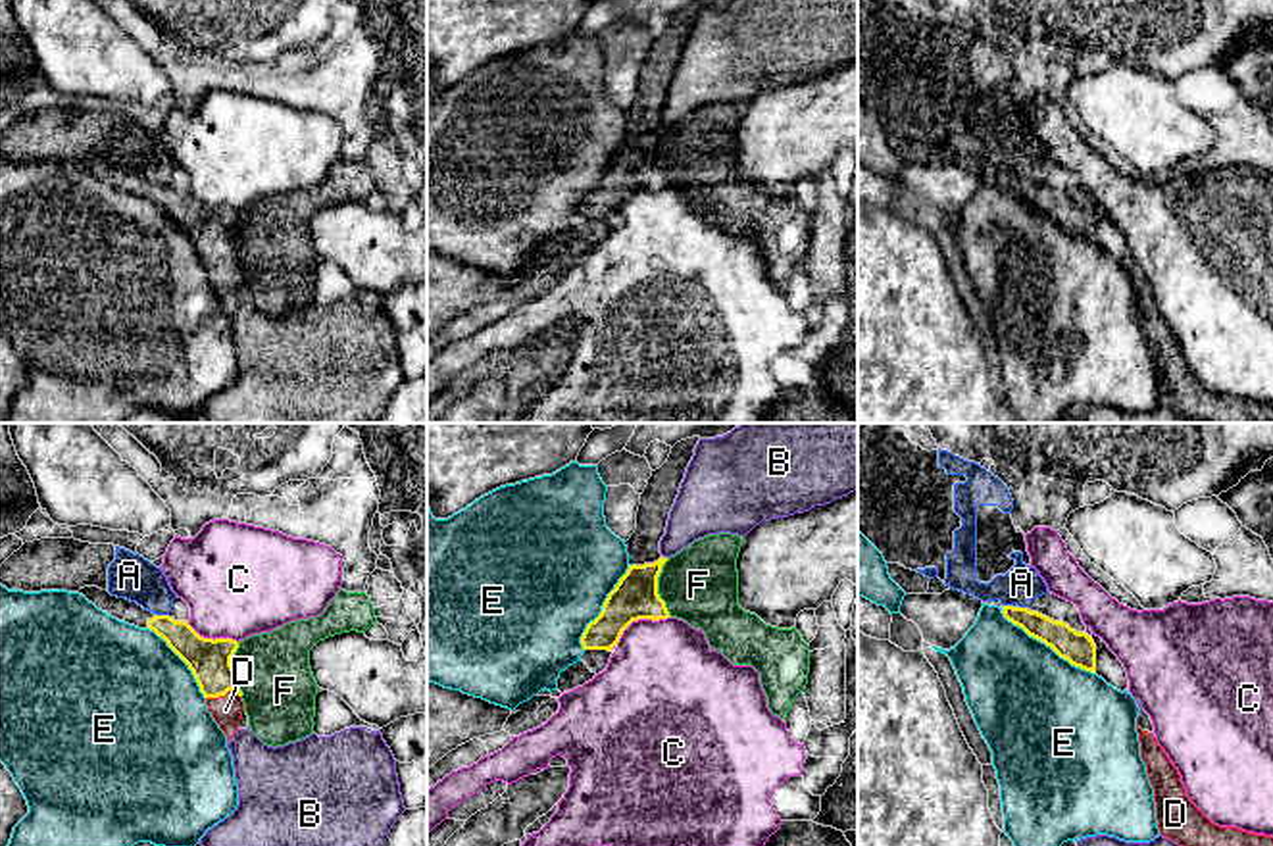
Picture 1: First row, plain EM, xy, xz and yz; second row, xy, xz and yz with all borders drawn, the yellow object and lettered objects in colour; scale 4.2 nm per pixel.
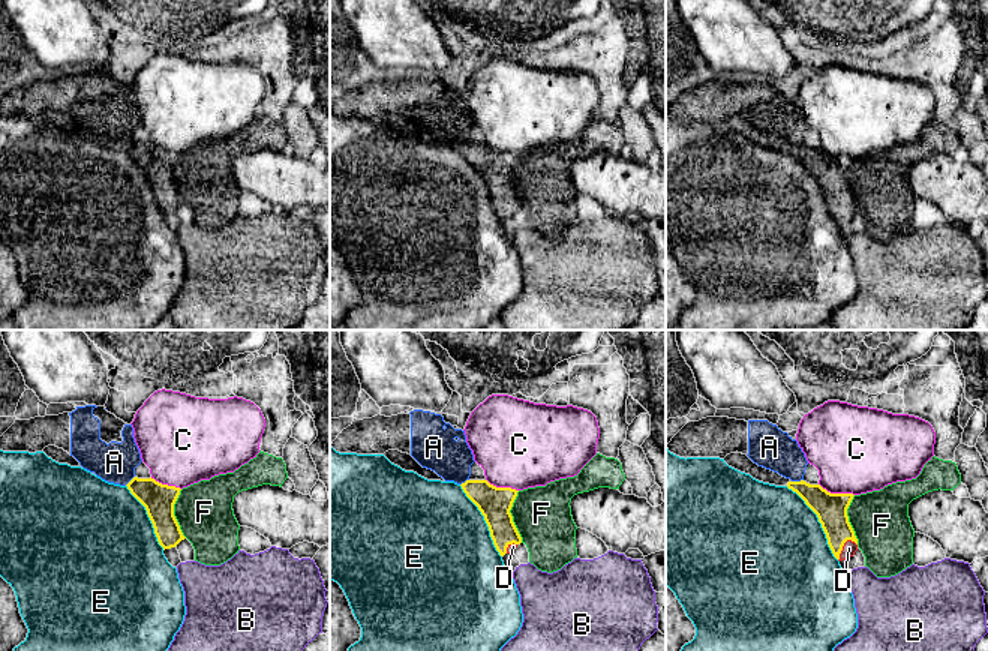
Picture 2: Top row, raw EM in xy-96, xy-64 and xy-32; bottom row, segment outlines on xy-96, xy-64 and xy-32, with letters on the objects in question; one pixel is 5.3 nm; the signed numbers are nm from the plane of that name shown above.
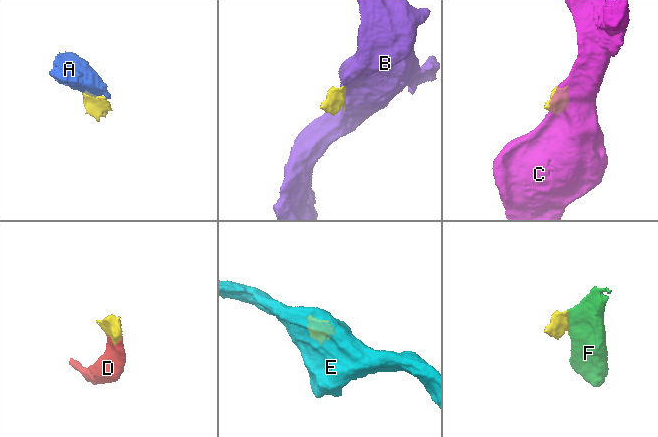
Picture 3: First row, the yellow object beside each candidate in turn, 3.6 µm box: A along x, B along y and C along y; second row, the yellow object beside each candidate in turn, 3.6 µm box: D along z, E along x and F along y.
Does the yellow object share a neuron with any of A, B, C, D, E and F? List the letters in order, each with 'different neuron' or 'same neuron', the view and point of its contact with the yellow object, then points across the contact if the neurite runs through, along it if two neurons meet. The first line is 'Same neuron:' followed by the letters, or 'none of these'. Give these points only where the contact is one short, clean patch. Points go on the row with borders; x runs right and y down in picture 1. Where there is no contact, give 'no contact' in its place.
Same neuron: D
A: different neuron; meets yellow in xy at (162, 616); border along xy (156, 614), (168, 616)
B: different neuron; meets yellow in xz at (662, 556); border along xz (662, 554), (666, 558)
C: different neuron; meets yellow in xz at (639, 618)
D: same neuron; meets yellow in xy at (222, 695); runs through xy (210, 660), (222, 695), (225, 710)
E: different neuron; meets yellow in yz at (1047, 645)
F: different neuron; meets yellow in xz at (656, 587)

